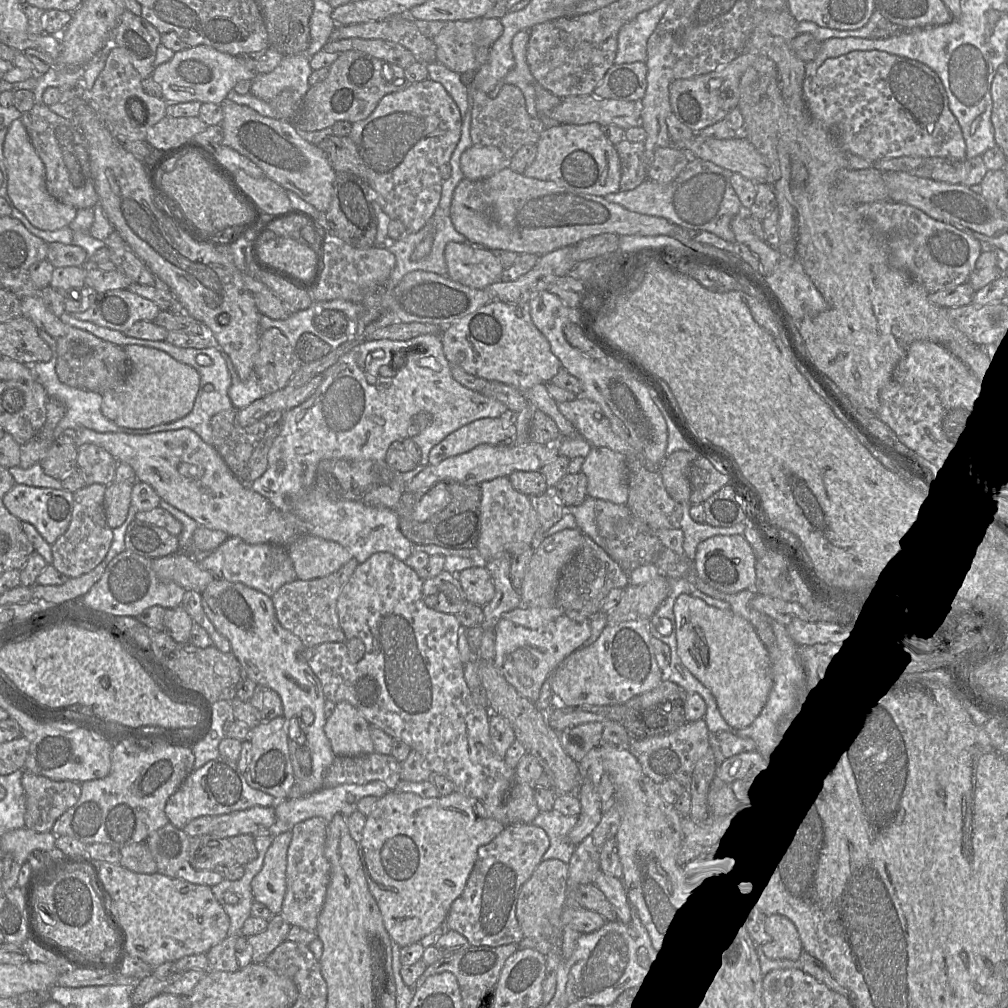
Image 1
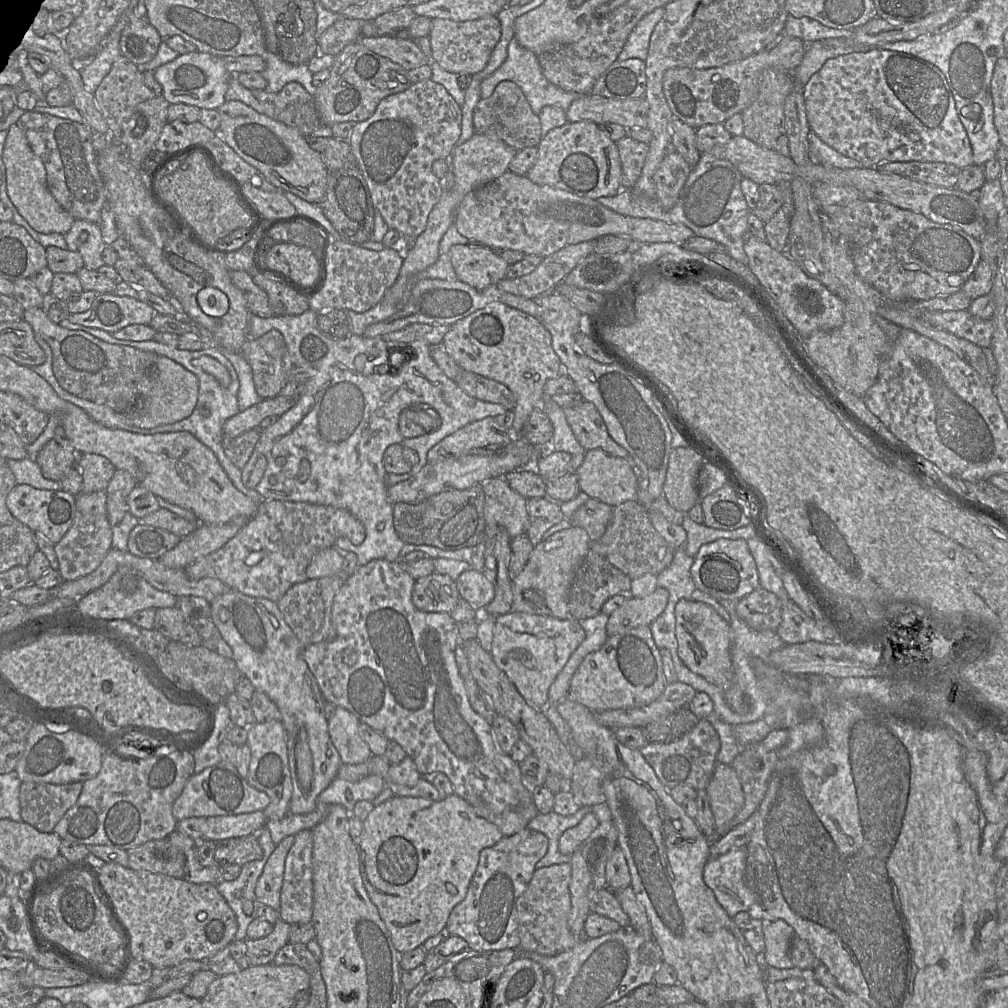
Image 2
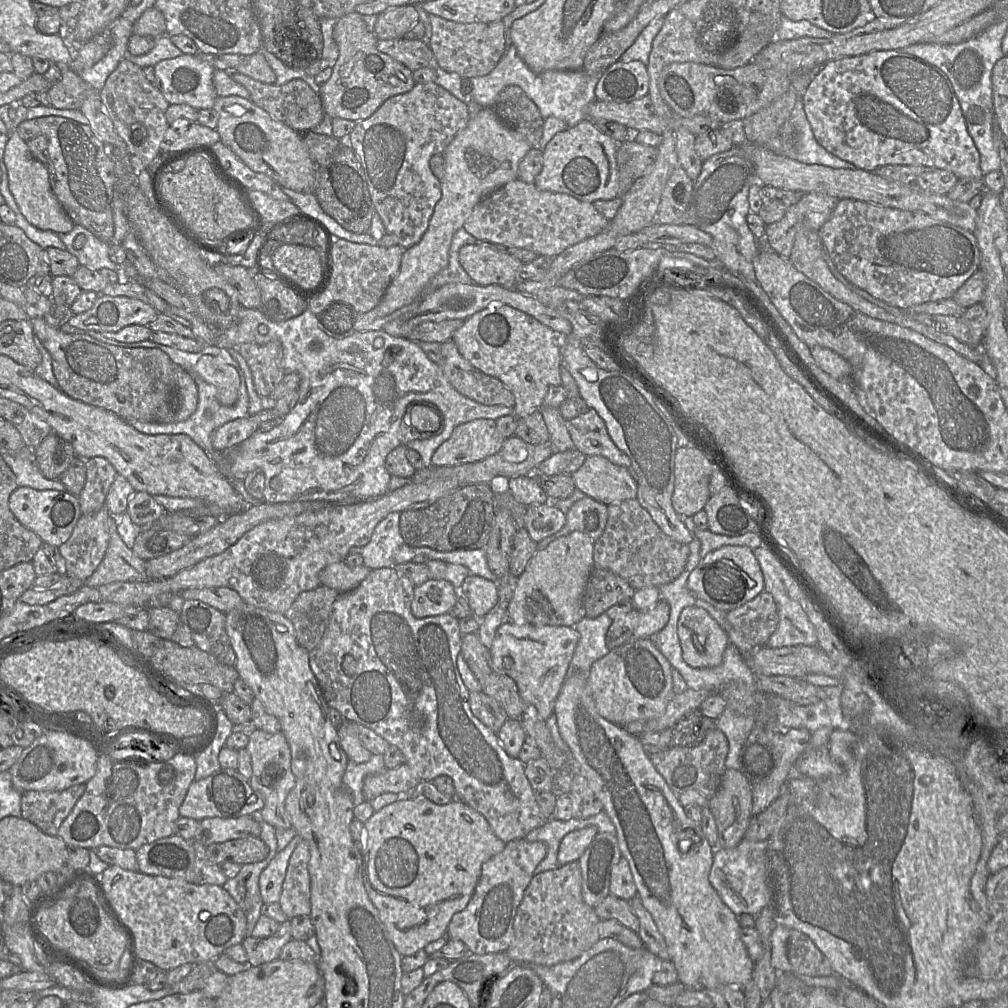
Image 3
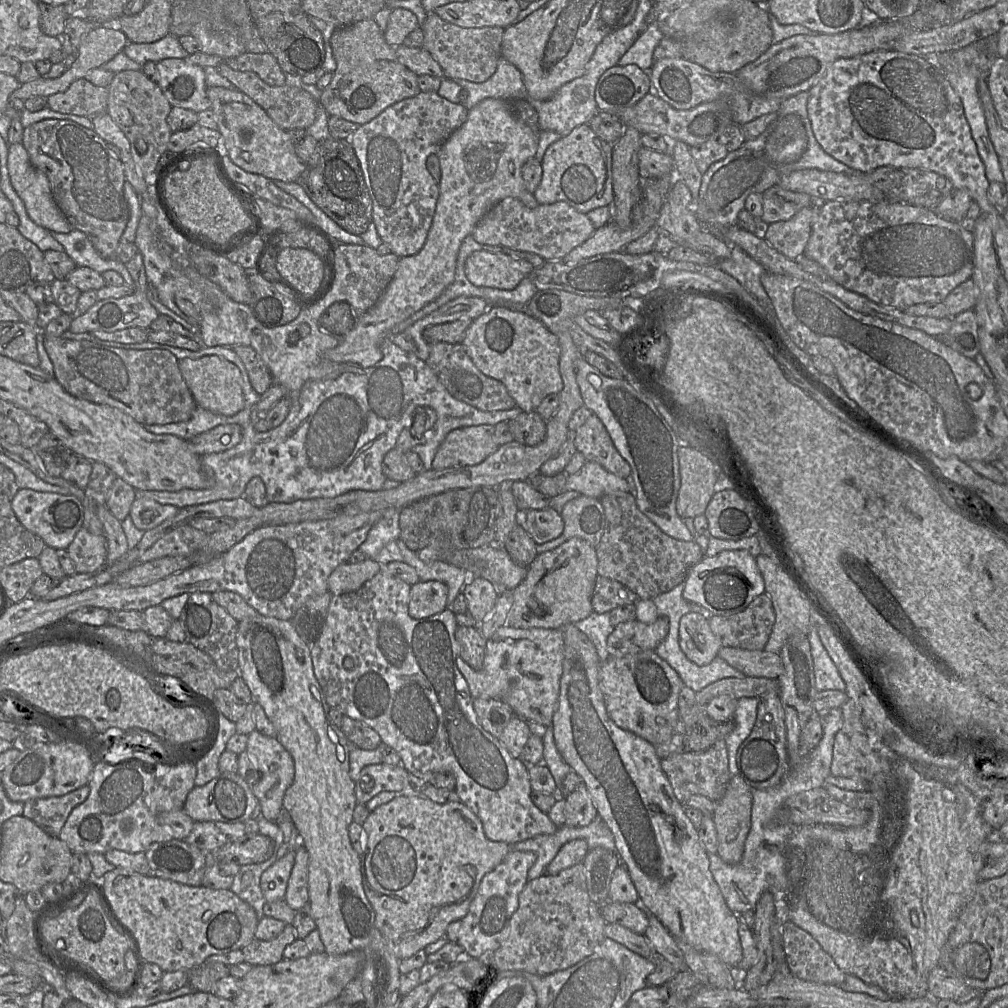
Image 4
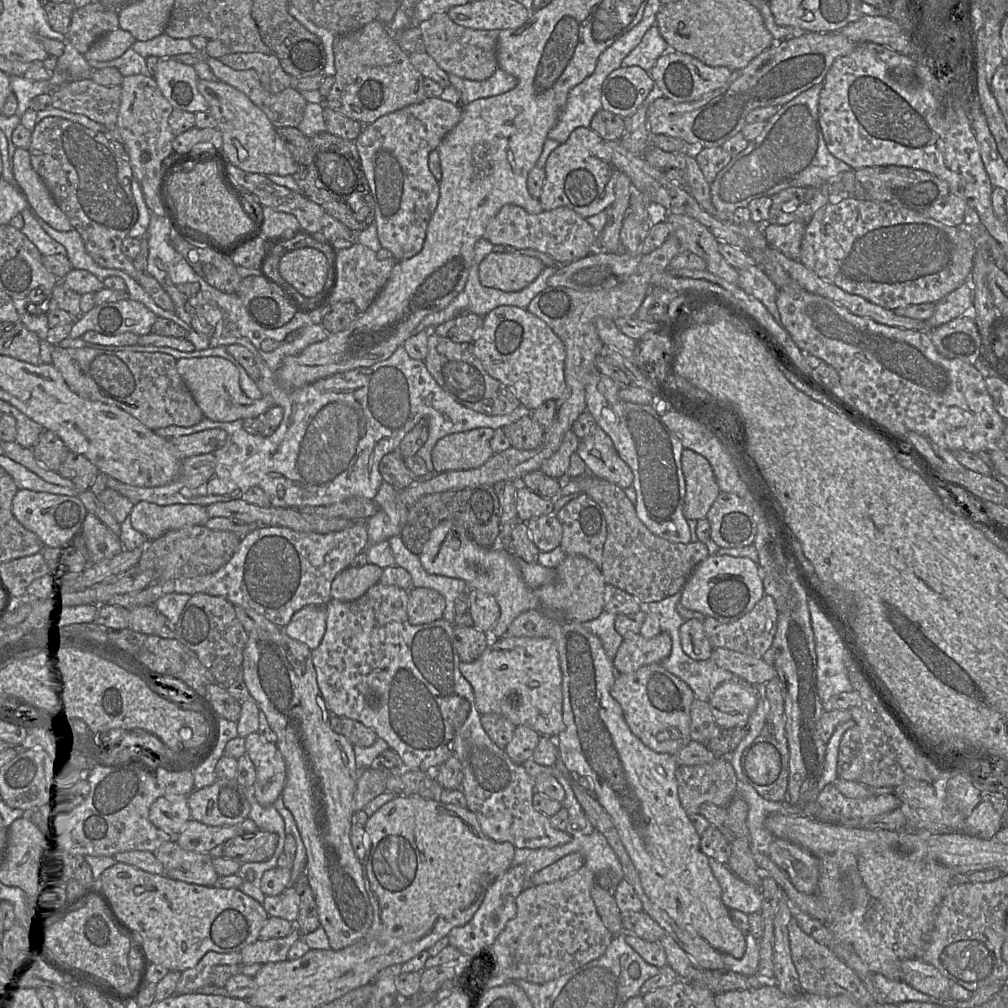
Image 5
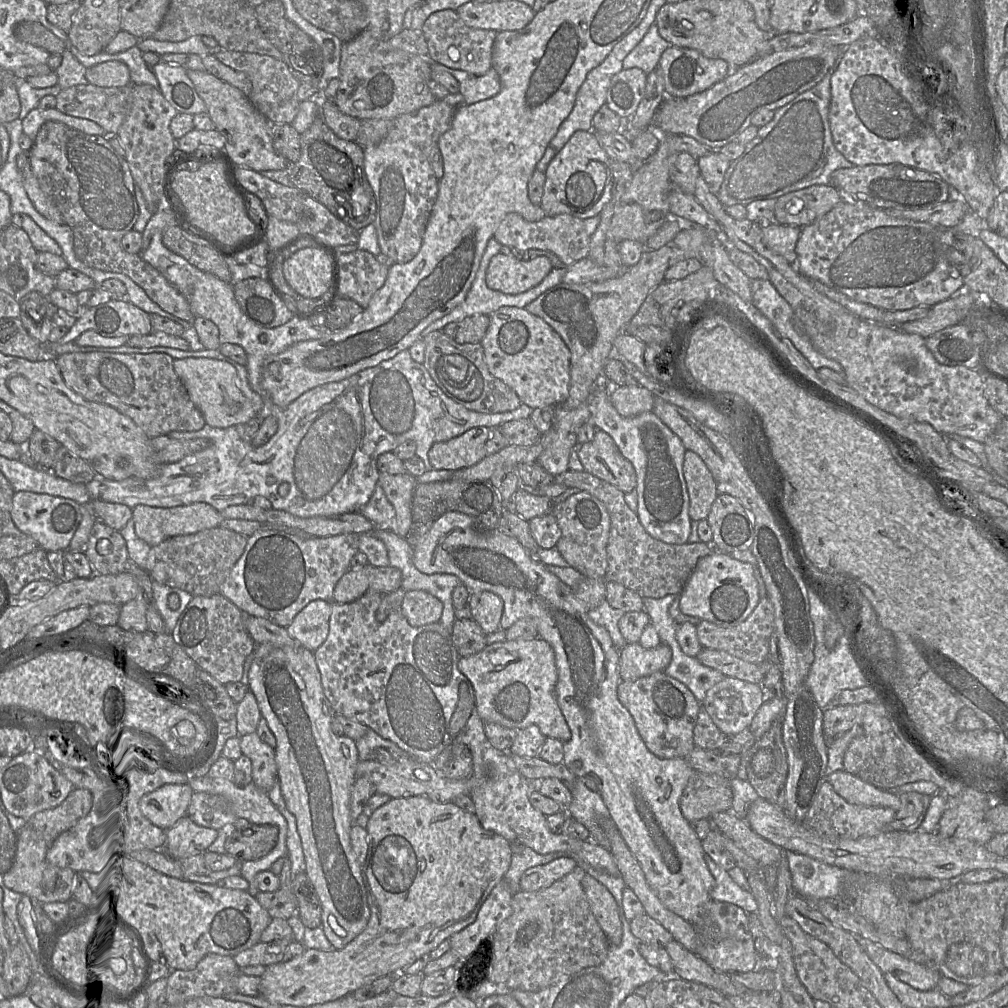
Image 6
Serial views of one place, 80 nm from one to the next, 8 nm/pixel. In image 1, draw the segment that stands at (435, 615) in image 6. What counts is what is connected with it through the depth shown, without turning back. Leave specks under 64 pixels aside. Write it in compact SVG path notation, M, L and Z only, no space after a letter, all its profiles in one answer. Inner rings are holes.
M446 571L423 580L422 597L427 607L447 614L458 613L468 602L457 576Z

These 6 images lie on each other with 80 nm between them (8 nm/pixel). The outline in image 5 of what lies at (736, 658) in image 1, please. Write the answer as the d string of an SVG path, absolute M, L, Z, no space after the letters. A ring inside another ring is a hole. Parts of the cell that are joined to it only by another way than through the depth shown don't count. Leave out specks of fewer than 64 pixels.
M688 619L679 631L681 646L686 655L696 661L710 658L714 648L705 635L701 621Z

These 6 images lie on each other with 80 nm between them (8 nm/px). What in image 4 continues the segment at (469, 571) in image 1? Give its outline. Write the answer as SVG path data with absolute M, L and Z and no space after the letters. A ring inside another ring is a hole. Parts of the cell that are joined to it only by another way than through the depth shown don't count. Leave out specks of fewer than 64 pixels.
M472 576L462 590L467 600L467 609L477 622L481 623L494 608L499 593L488 580Z

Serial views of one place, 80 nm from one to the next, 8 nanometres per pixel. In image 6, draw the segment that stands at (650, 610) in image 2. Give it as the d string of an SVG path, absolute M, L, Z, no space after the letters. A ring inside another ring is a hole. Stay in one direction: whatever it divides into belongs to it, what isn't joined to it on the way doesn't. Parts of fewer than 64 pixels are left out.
M627 643L619 652L620 678L622 681L634 681L664 672L671 657L671 649L663 643L652 649L645 649L639 643Z

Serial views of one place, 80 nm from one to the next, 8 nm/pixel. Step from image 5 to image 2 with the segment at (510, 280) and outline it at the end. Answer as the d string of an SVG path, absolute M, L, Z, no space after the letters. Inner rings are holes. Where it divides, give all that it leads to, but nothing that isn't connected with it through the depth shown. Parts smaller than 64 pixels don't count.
M470 241L469 244L456 244L449 250L457 280L471 287L483 290L506 277L510 266L490 247Z

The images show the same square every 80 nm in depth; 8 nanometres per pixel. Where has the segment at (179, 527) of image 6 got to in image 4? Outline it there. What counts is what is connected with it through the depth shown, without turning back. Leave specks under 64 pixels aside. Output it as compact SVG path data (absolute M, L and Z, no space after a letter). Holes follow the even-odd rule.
M136 497L129 515L136 528L148 531L173 517L178 511L179 508L173 505L159 504L146 497Z

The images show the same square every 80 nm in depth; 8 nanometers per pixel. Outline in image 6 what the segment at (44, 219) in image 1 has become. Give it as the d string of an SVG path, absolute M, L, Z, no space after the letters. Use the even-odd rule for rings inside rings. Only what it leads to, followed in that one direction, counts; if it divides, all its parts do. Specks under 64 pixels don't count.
M19 154L17 157L17 167L22 173L26 193L36 210L54 223L65 223L60 211L41 190L39 182L31 170L28 154Z

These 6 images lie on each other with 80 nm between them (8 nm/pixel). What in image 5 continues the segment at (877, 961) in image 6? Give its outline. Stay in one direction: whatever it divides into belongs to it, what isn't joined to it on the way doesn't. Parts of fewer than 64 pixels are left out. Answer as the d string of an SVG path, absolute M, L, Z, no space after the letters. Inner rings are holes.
M920 958L906 959L901 964L902 980L913 988L938 1000L950 997L952 981L934 965Z

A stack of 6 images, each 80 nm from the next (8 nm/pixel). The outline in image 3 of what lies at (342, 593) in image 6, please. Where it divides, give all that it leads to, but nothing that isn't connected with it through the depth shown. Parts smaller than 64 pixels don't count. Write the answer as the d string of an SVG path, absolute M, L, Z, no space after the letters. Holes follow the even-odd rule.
M340 561L325 567L319 573L319 580L322 585L342 594L354 590L370 571L371 569L364 565L350 568L345 561Z

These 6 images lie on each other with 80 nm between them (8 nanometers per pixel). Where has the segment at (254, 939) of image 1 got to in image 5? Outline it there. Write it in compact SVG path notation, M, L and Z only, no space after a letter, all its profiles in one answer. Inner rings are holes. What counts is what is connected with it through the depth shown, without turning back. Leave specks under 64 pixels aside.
M293 928L291 932L278 939L260 940L247 945L241 951L242 964L266 964L285 961L290 947L301 938L300 932Z

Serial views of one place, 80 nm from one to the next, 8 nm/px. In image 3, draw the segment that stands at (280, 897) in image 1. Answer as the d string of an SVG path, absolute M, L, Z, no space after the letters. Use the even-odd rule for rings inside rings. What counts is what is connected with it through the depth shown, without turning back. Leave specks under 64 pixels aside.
M296 835L284 850L275 855L260 874L259 890L263 903L279 902L290 857L301 840L301 837Z

